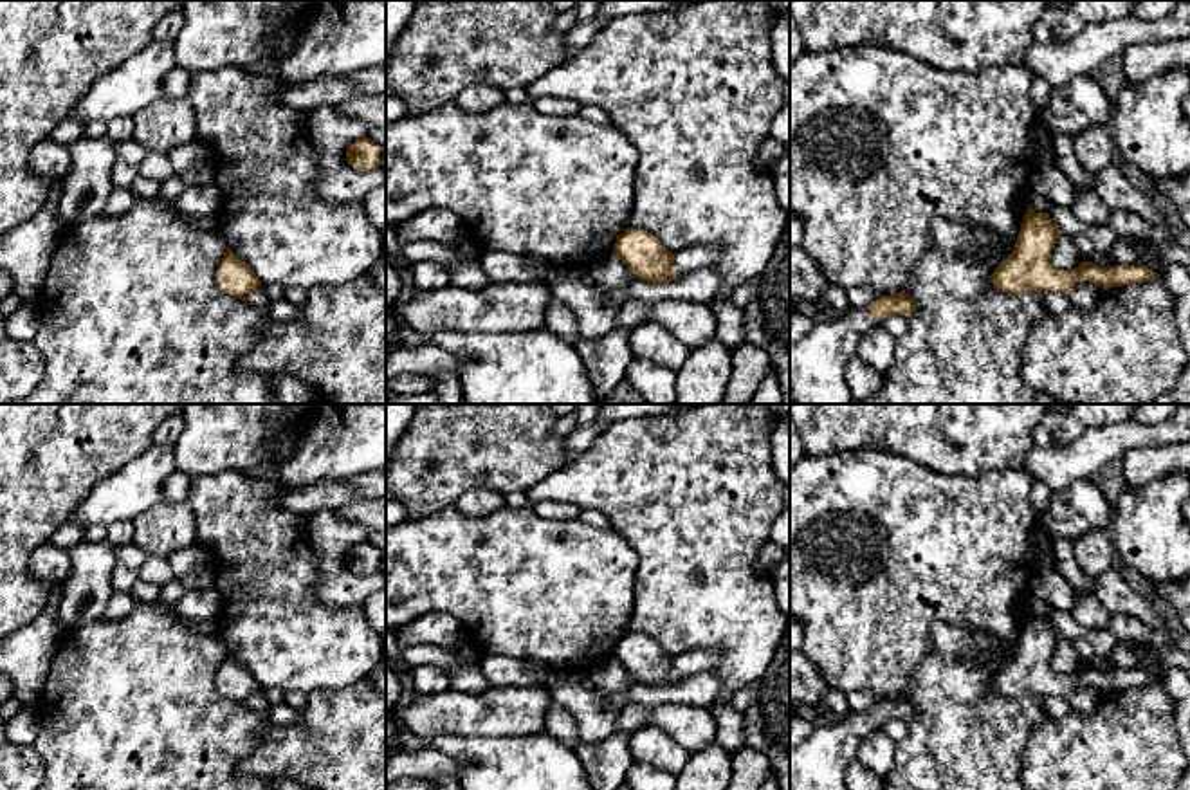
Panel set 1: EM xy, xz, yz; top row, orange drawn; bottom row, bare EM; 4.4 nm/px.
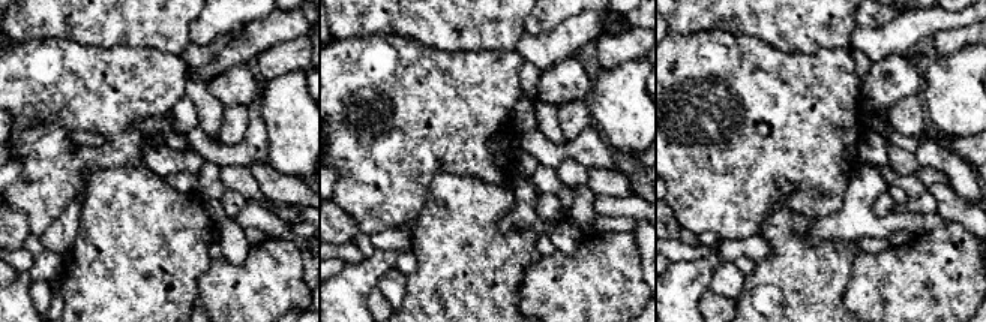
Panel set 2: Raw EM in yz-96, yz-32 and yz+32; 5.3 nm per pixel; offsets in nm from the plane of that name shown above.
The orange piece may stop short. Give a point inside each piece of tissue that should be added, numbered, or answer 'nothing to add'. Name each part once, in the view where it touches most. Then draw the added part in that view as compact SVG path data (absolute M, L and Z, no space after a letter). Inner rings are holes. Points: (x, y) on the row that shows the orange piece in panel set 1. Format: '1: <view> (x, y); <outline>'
1: yz (817, 363); M853 308L833 321L820 321L797 343L790 343L790 391L795 404L855 404L846 366L862 337L880 321L867 308Z

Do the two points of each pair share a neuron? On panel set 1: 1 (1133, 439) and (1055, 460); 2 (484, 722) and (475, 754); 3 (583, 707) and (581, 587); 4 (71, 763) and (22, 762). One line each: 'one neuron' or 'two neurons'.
1: one neuron
2: two neurons
3: two neurons
4: two neurons

